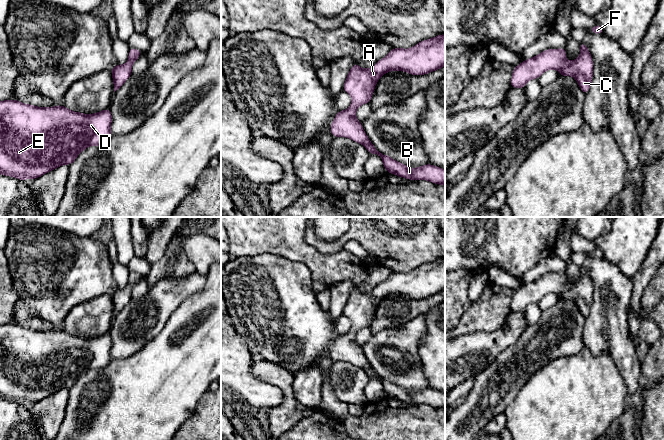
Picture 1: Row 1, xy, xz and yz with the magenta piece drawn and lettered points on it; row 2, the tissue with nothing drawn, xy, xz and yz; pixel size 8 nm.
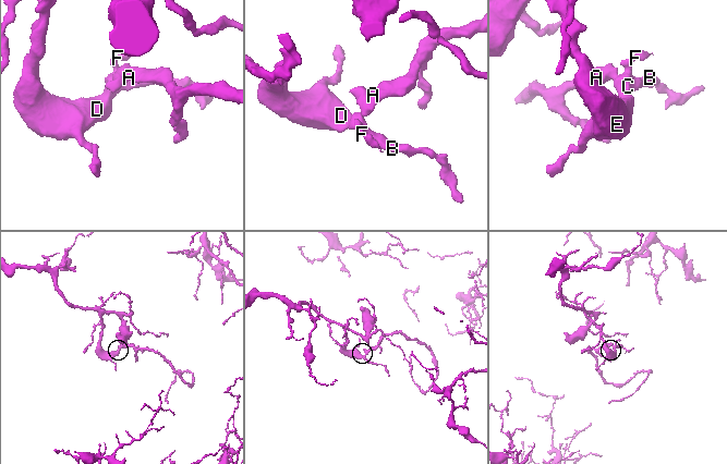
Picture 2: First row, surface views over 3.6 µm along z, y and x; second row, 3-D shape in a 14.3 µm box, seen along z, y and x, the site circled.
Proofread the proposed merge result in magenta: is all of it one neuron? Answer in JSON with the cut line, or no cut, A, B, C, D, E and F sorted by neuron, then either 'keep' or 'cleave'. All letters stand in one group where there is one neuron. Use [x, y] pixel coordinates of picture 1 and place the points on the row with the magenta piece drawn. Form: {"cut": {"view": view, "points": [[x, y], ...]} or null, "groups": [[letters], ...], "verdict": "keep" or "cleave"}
{"cut": null, "groups": [["A", "B", "C", "D", "E", "F"]], "verdict": "keep"}

